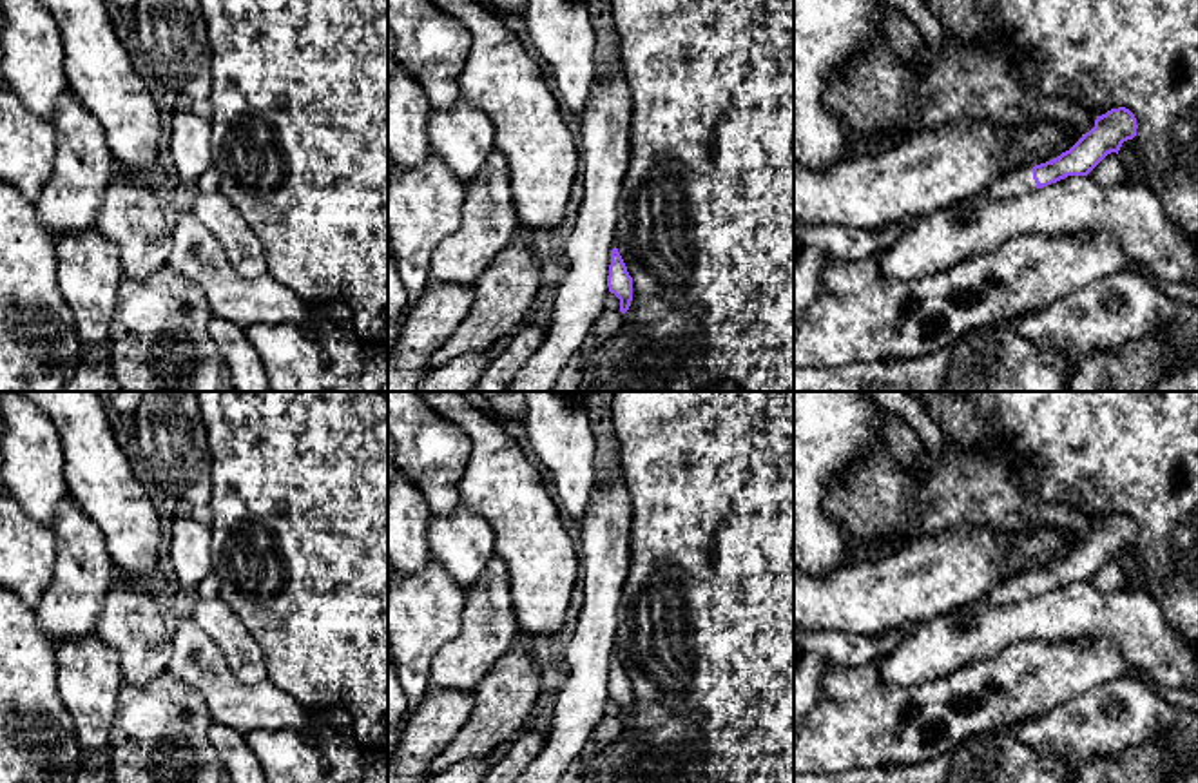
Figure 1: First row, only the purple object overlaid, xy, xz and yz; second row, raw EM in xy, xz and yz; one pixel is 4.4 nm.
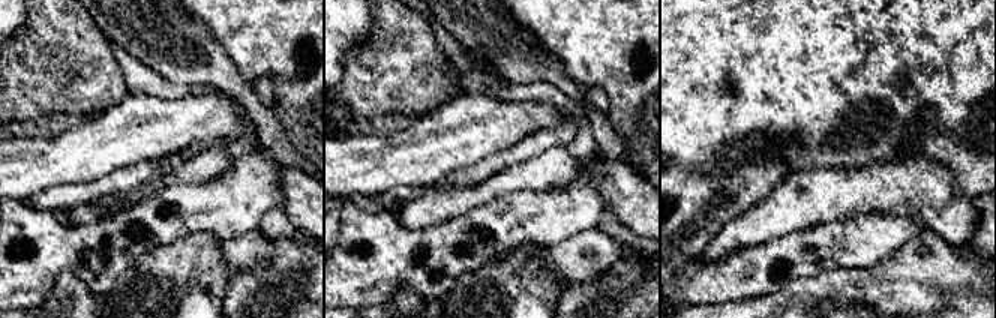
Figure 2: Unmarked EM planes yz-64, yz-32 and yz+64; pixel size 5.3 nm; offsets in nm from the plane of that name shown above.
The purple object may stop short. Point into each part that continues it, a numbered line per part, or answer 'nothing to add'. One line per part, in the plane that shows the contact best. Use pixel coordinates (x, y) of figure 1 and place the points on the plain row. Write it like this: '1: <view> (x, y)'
1: yz (1021, 588)

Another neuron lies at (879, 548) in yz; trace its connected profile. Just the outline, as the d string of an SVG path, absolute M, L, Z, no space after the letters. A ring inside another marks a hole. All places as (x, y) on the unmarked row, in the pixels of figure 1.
M877 538L872 544L865 546L857 555L857 564L877 562L881 558L892 556L897 549L884 538Z

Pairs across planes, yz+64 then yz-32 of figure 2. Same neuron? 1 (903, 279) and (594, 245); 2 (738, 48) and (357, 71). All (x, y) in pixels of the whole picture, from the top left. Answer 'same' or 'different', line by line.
1: same
2: different

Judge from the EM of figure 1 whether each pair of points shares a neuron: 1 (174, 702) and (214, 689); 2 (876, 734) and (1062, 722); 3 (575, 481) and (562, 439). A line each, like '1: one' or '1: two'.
1: two
2: two
3: one

